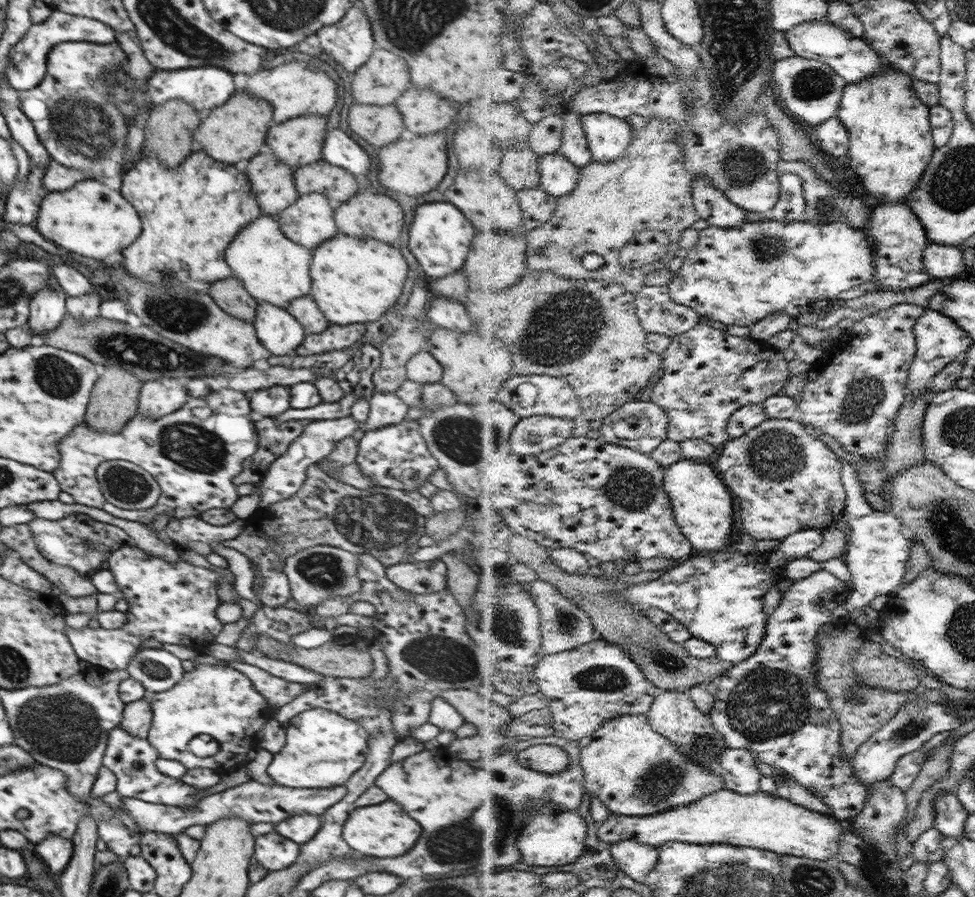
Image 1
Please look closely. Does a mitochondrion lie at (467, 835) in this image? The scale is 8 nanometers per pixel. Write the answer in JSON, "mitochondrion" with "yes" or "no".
{"mitochondrion":"yes"}

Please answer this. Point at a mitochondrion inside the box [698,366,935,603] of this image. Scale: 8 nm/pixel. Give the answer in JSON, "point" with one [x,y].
{"point":[778,455]}

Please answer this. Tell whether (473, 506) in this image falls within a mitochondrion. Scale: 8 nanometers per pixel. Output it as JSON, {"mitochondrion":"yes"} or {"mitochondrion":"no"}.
{"mitochondrion":"no"}

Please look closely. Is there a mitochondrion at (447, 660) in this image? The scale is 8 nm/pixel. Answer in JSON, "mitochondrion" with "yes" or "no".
{"mitochondrion":"yes"}

